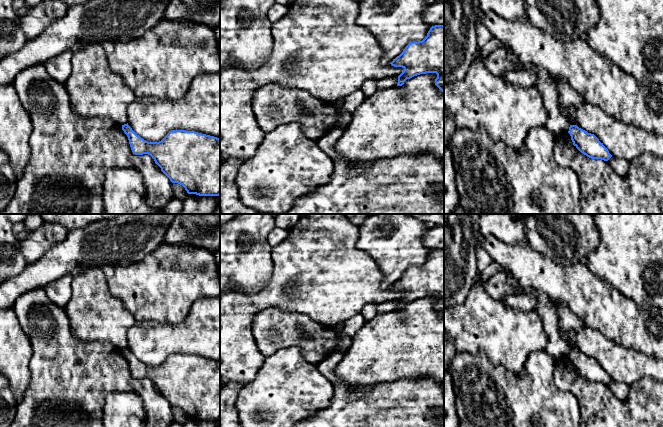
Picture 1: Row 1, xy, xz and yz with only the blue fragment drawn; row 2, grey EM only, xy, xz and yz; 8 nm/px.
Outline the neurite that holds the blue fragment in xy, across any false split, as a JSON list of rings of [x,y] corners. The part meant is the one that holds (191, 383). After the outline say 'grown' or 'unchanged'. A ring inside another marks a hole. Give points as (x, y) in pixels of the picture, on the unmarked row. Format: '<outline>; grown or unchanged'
[[[127,348],[122,349],[133,378],[150,379],[172,407],[182,409],[188,418],[220,419],[220,362],[195,355],[172,354],[159,366],[148,366]]]; unchanged

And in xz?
[[[444,248],[432,250],[422,265],[410,266],[391,289],[404,293],[397,310],[414,300],[436,297],[435,309],[444,316]]]; unchanged

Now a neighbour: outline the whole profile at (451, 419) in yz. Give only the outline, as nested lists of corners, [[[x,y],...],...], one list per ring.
[[[444,373],[444,427],[460,427],[452,375]]]

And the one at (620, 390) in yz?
[[[611,381],[607,386],[617,399],[625,400],[629,395],[630,387],[624,383]]]

